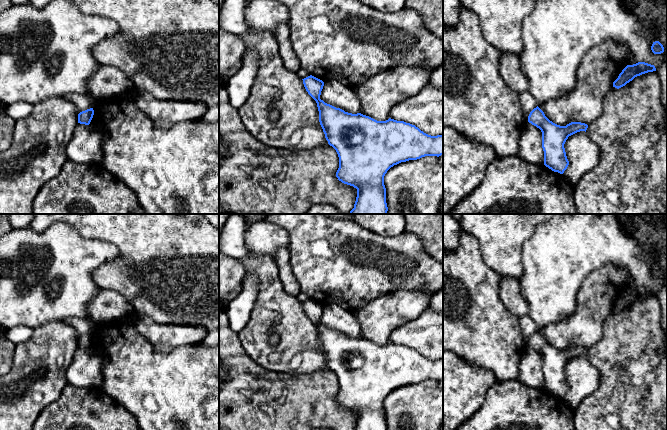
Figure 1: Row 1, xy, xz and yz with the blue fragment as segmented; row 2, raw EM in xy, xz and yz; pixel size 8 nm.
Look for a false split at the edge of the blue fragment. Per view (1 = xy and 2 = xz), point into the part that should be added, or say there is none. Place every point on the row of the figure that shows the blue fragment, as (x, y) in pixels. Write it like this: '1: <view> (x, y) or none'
1: none
2: none

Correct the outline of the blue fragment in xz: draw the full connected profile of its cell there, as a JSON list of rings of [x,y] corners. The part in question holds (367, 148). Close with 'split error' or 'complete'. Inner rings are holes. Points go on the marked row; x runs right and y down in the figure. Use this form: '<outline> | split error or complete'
[[[312,75],[302,79],[304,87],[308,94],[316,101],[319,111],[319,122],[325,134],[328,144],[332,146],[339,157],[339,168],[336,177],[344,184],[353,186],[357,189],[357,197],[354,208],[349,214],[387,214],[388,207],[386,203],[386,188],[384,185],[384,176],[387,171],[401,162],[417,160],[425,156],[443,155],[443,134],[431,136],[421,131],[415,125],[404,121],[397,121],[389,118],[386,121],[377,121],[361,113],[352,114],[345,112],[325,103],[320,99],[324,82]]] | complete

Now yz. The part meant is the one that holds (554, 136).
[[[537,106],[529,116],[528,122],[542,132],[542,148],[544,151],[544,165],[554,172],[563,174],[569,165],[564,144],[569,136],[585,131],[588,125],[581,122],[571,122],[560,126],[550,121]]] | complete

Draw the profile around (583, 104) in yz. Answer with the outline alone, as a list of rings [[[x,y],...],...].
[[[611,40],[591,48],[584,56],[576,75],[576,86],[567,95],[538,104],[553,123],[566,126],[571,122],[587,125],[602,115],[602,101],[611,87],[612,75],[627,66],[628,48]]]

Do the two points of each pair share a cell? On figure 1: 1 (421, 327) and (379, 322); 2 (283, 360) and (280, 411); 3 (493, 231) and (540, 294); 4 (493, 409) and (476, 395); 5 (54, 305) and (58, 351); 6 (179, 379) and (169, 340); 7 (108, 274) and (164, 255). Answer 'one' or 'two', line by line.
1: two
2: two
3: two
4: two
5: two
6: two
7: one

